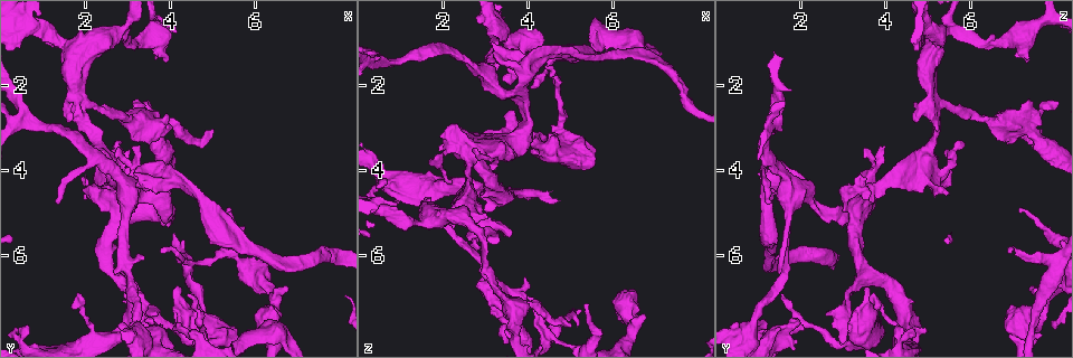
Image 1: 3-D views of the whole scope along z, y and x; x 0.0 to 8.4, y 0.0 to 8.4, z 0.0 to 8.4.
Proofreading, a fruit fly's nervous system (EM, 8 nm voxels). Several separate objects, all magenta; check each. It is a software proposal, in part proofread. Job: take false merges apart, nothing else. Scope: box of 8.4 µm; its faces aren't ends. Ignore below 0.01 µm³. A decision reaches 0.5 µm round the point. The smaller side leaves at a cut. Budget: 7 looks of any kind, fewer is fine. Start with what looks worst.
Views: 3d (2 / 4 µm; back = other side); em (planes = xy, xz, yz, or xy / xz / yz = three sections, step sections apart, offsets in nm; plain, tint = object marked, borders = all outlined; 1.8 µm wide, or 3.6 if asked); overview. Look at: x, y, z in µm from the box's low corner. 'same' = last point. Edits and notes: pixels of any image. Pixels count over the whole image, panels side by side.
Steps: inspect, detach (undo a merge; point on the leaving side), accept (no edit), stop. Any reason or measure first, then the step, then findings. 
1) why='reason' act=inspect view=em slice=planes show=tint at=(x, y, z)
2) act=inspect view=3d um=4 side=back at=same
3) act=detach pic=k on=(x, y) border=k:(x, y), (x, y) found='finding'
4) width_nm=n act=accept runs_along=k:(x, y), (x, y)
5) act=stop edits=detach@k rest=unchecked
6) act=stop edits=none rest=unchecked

why='abrupt turn' act=inspect view=em slice=planes show=tint at=(1.90, 2.70, 5.20)

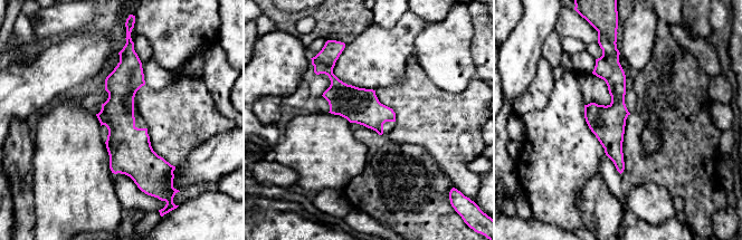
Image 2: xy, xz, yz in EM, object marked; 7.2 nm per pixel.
width_nm=240 act=accept found='continuous, no second neuron'

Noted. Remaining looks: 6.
why='calibre changes' act=inspect view=3d um=4 at=(3.55, 2.95, 7.20)

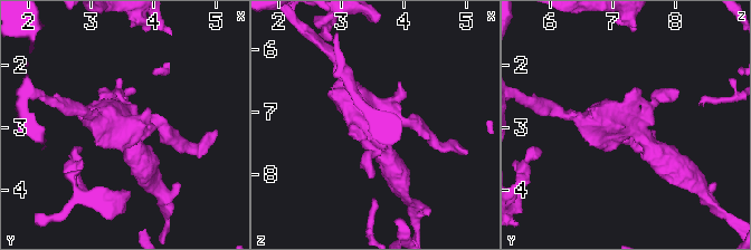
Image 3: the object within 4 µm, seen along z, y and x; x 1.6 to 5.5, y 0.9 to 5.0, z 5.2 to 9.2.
act=inspect view=em um=3.6 slice=xz step=16 show=tint at=(3.55, 2.95, 7.25)

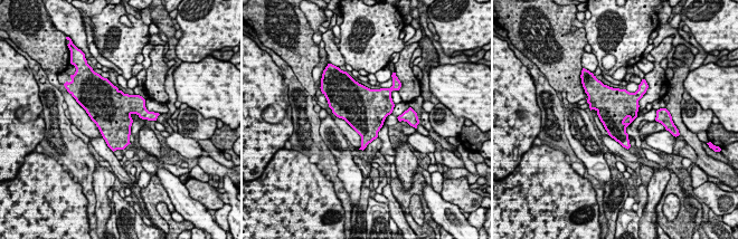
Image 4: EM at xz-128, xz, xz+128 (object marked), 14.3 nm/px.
why='another direction' act=inspect view=em um=3.6 slice=planes show=tint at=same

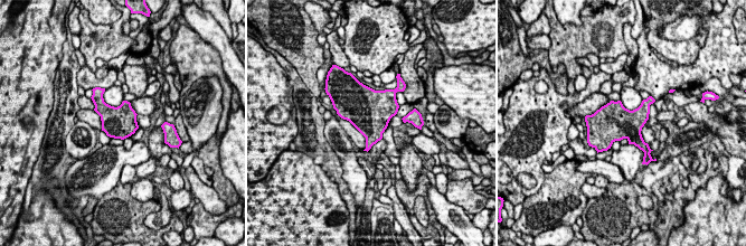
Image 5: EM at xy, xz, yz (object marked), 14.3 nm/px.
width_nm=460 act=accept found='one neuron here'

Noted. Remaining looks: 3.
why='sudden change in width' act=inspect view=3d um=4 at=(5.50, 5.75, 1.35)

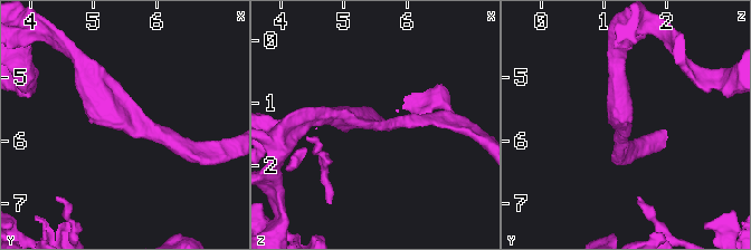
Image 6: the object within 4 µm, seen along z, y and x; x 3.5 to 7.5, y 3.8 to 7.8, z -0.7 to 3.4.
arm_widths_nm=220,340 why='shape alone is not enough' act=inspect view=em slice=planes show=borders at=(5.55, 5.70, 1.35)

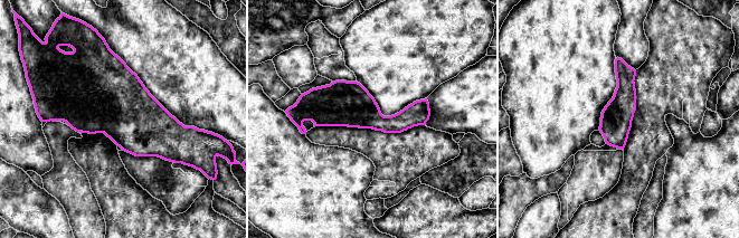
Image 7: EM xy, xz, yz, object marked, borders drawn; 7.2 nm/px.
act=accept runs_along=7:(427, 112), (400, 122), (305, 114) found='one neuron here'

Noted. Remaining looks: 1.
act=stop edits=none rest=unchecked

